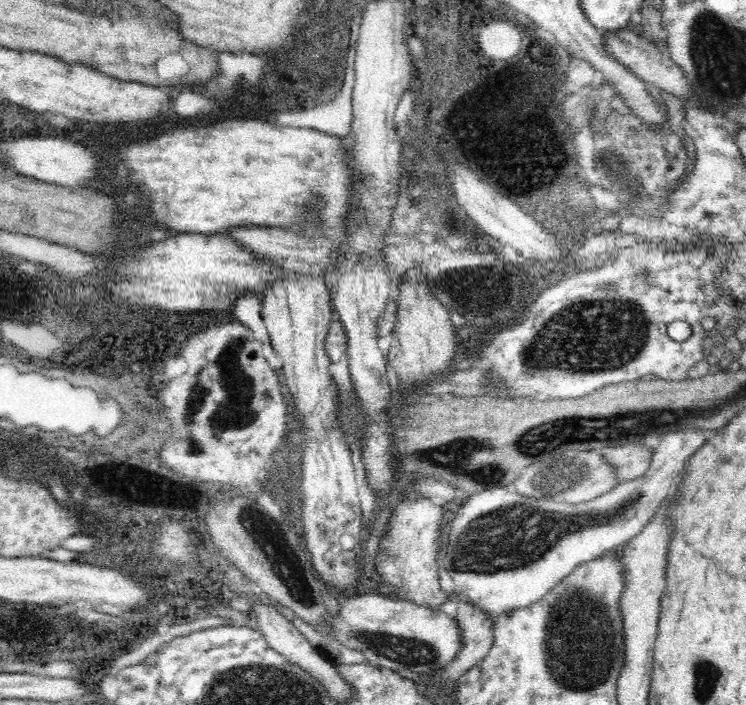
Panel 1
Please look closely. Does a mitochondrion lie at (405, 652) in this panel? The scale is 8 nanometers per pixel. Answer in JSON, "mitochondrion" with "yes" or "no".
{"mitochondrion":"yes"}

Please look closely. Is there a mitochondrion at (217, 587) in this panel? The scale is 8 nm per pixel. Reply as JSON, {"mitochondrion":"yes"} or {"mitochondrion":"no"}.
{"mitochondrion":"no"}

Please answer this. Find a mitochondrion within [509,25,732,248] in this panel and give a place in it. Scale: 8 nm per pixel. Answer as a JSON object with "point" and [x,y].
{"point":[620,169]}

